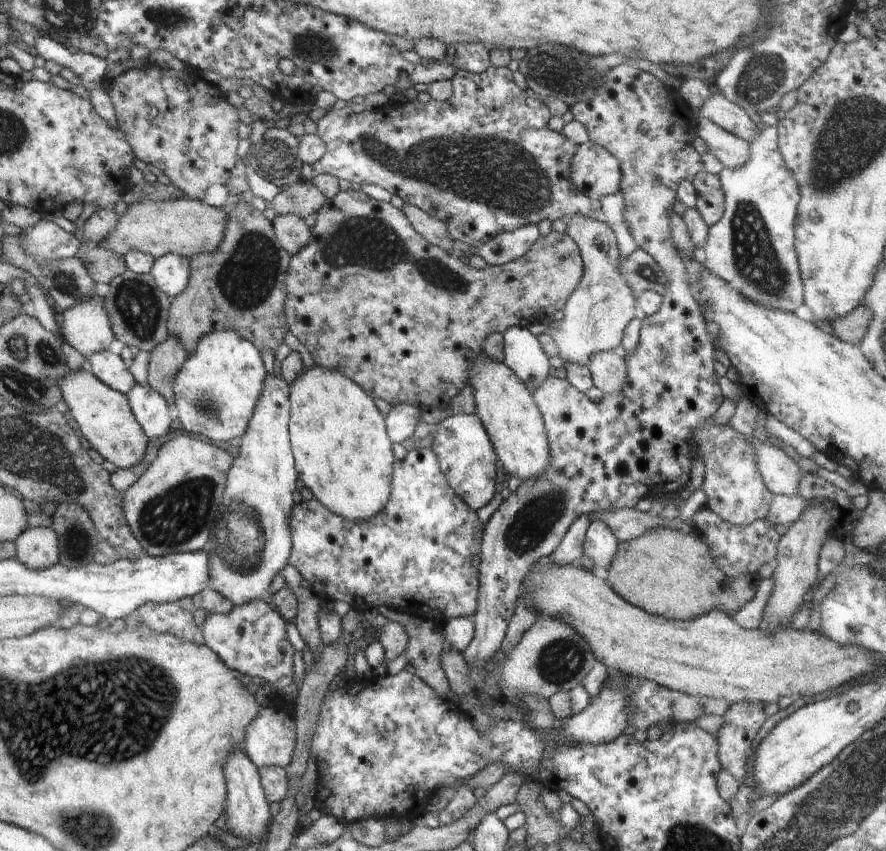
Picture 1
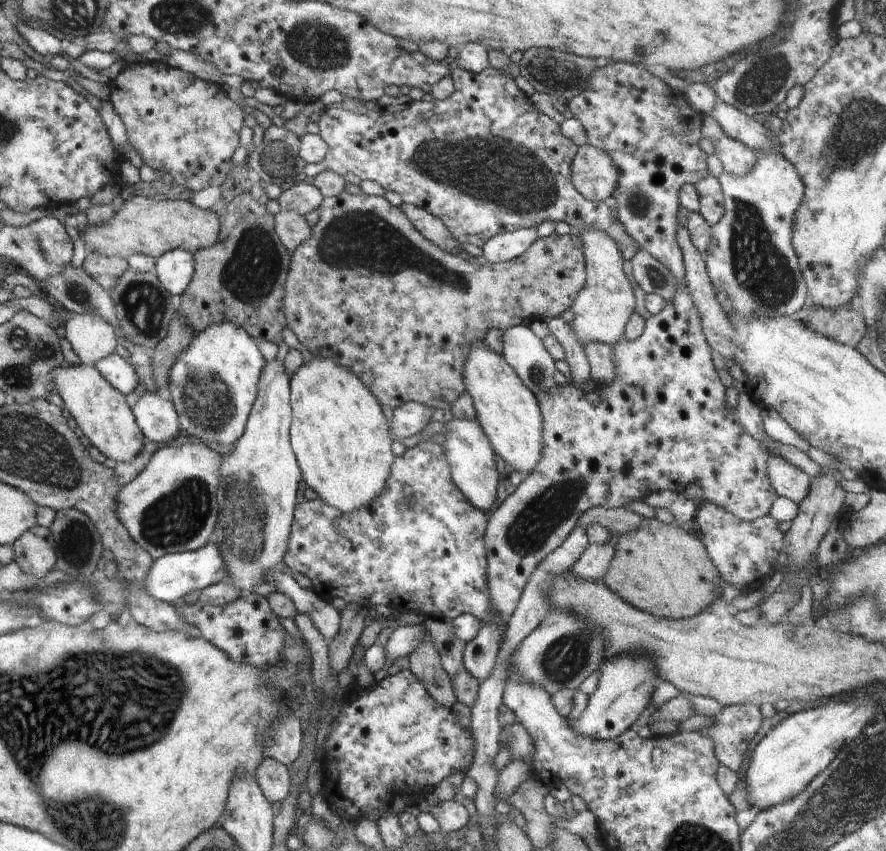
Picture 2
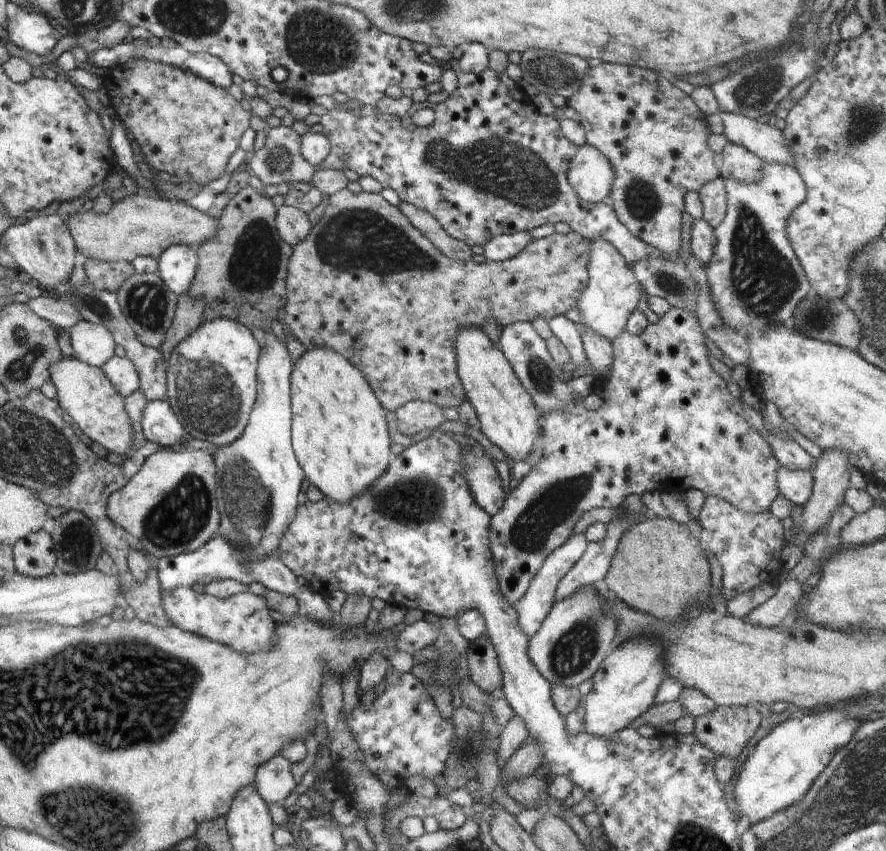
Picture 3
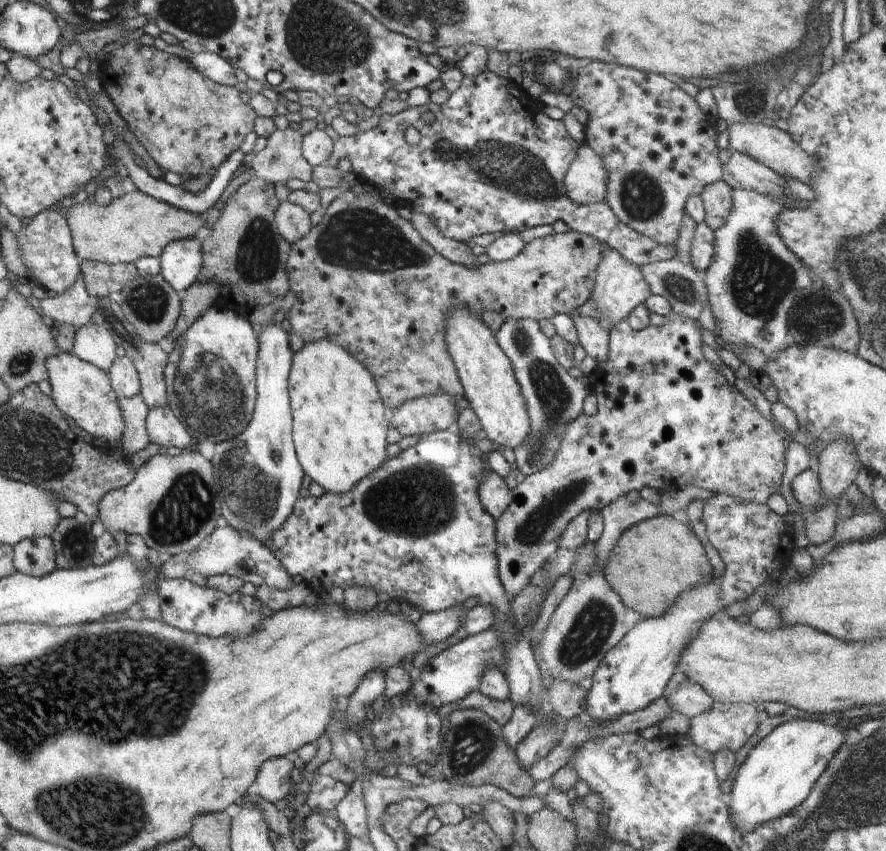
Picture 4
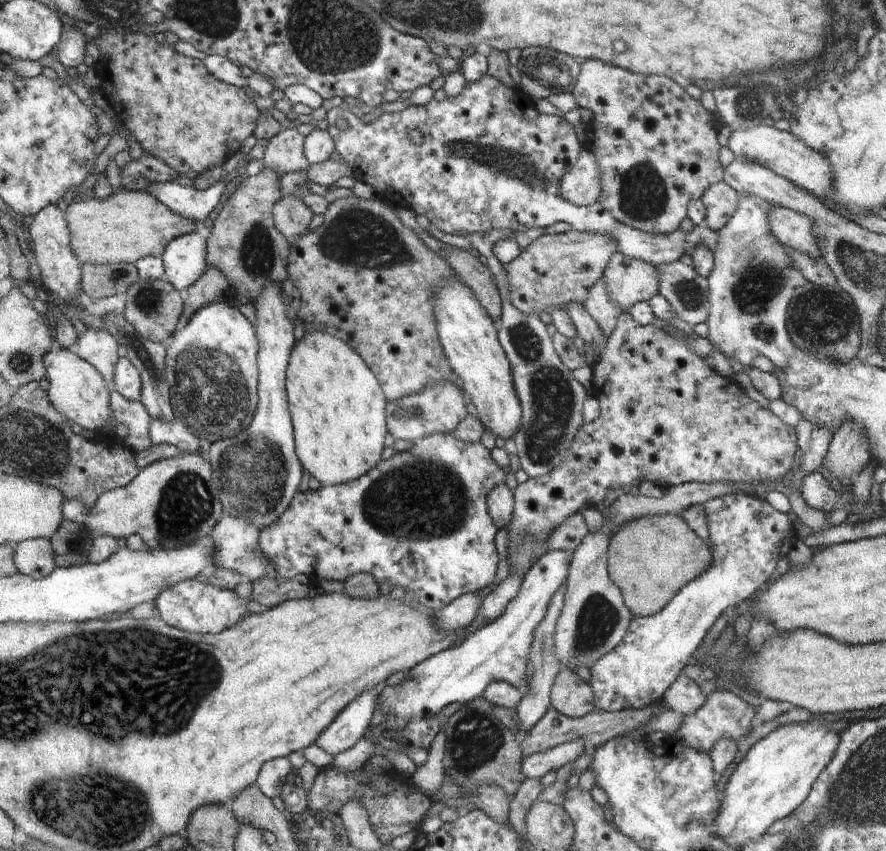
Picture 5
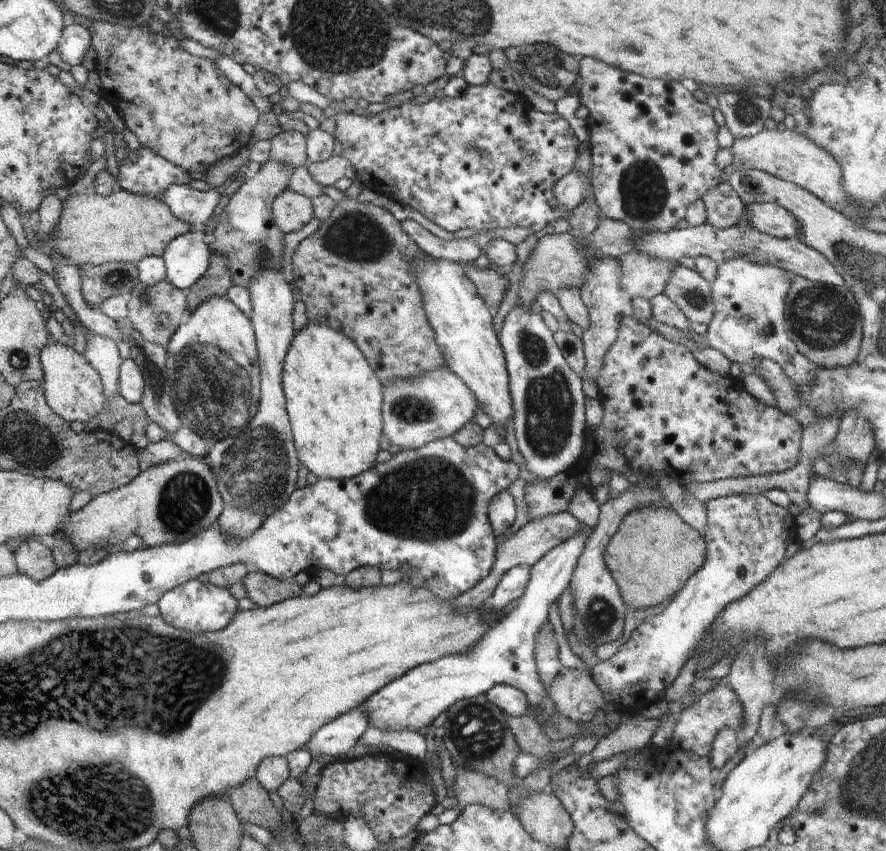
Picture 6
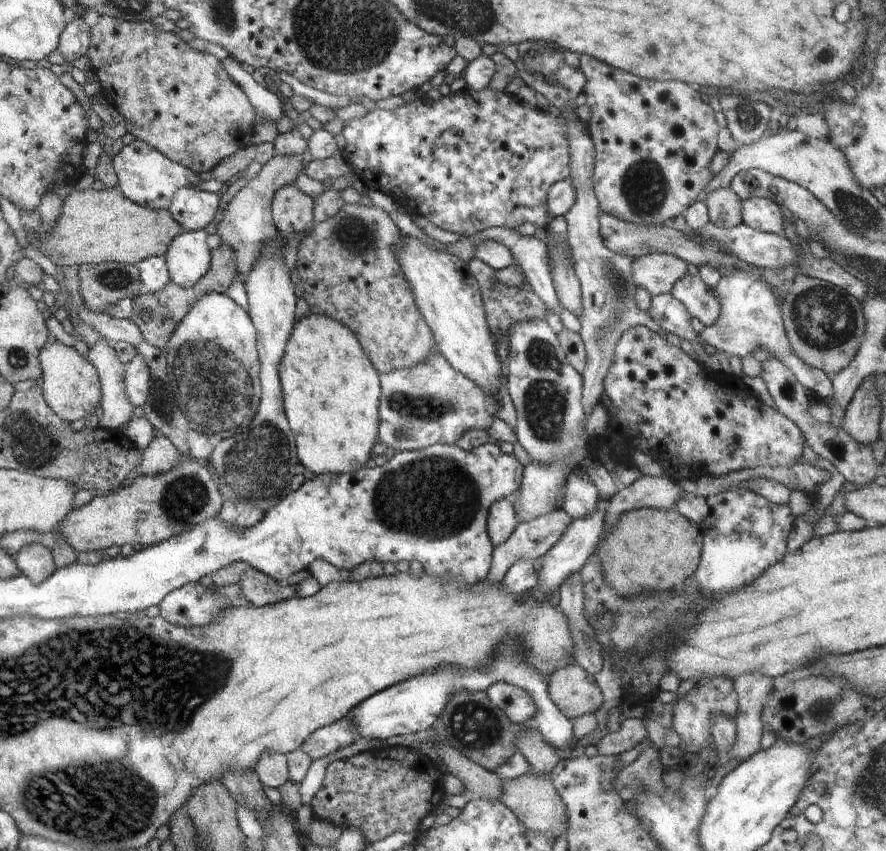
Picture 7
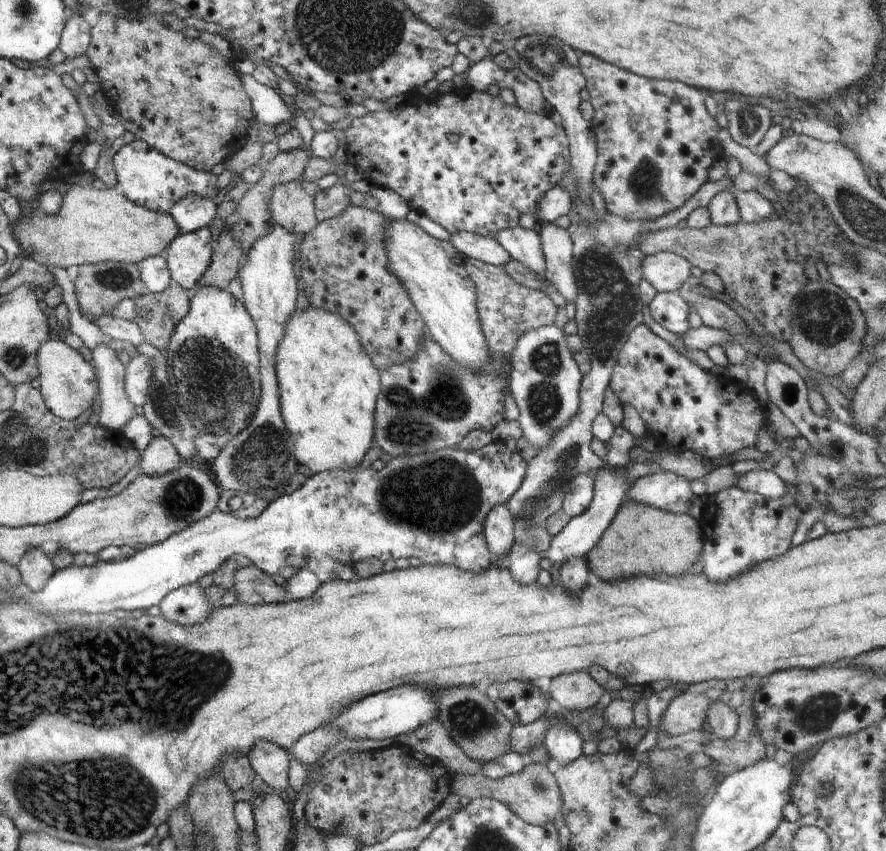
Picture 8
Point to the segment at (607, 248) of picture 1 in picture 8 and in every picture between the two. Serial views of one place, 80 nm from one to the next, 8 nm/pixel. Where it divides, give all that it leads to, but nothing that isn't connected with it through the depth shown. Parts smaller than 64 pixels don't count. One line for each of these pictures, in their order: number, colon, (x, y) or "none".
2: (602, 308)
3: (612, 293)
4: (619, 286)
5: (627, 280)
6: (644, 275)
7: (656, 272)
8: (667, 271)

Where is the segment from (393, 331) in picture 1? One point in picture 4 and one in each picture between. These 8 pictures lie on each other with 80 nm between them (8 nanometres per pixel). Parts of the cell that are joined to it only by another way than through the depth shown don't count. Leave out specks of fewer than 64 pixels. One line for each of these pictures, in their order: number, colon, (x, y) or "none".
2: (367, 290)
3: (364, 282)
4: (364, 278)

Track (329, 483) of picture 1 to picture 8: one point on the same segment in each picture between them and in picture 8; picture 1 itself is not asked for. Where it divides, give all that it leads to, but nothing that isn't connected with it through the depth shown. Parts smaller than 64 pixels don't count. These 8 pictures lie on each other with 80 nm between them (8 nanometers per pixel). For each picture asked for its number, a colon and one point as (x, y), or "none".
2: (341, 439)
3: (339, 434)
4: (340, 421)
5: (337, 405)
6: (334, 399)
7: (331, 391)
8: (329, 386)

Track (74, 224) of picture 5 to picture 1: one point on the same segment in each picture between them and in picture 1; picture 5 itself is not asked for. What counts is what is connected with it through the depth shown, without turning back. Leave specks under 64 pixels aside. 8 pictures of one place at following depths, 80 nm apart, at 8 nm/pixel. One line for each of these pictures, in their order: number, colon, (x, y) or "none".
1: (186, 226)
2: (146, 226)
3: (138, 224)
4: (135, 225)

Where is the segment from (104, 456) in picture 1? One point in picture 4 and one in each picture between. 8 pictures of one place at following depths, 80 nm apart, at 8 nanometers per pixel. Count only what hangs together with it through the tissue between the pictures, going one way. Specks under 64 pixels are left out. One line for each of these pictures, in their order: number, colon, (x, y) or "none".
2: (102, 414)
3: (86, 392)
4: (83, 392)

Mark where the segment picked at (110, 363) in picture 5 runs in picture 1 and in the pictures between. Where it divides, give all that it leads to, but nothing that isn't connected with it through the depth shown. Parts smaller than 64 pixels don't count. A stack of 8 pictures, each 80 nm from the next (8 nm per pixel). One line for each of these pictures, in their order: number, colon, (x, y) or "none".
1: (87, 327)
2: (93, 339)
3: (94, 344)
4: (92, 343)

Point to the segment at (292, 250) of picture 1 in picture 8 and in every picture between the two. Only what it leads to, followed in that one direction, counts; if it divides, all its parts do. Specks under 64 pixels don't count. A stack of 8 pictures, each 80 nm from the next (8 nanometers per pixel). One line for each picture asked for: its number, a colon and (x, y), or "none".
2: (293, 229)
3: (293, 224)
4: (293, 222)
5: (292, 215)
6: (292, 211)
7: (292, 209)
8: (291, 207)

